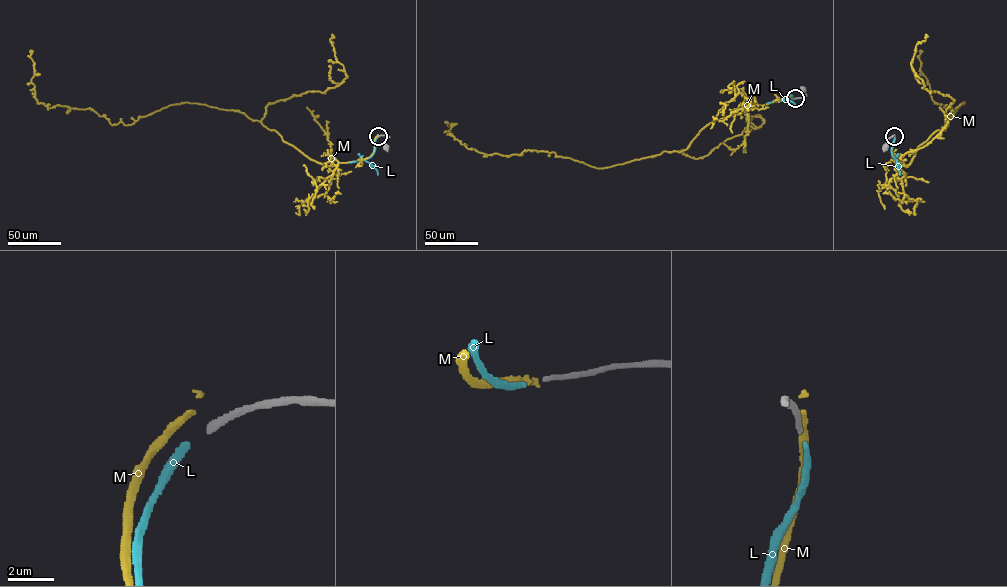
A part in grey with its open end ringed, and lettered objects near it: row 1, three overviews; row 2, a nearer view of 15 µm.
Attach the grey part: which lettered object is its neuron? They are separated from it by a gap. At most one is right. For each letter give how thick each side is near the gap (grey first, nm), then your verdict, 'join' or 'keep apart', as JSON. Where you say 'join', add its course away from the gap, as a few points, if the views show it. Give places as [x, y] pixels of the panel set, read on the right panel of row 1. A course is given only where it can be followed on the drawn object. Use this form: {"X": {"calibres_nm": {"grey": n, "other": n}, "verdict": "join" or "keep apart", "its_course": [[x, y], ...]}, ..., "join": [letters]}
{"L": {"calibres_nm": {"grey": 240, "other": 280}, "verdict": "join", "its_course": [[894, 137], [891, 152], [899, 175]]}, "M": {"calibres_nm": {"grey": 240, "other": 320}, "verdict": "keep apart"}, "join": ["L"]}

